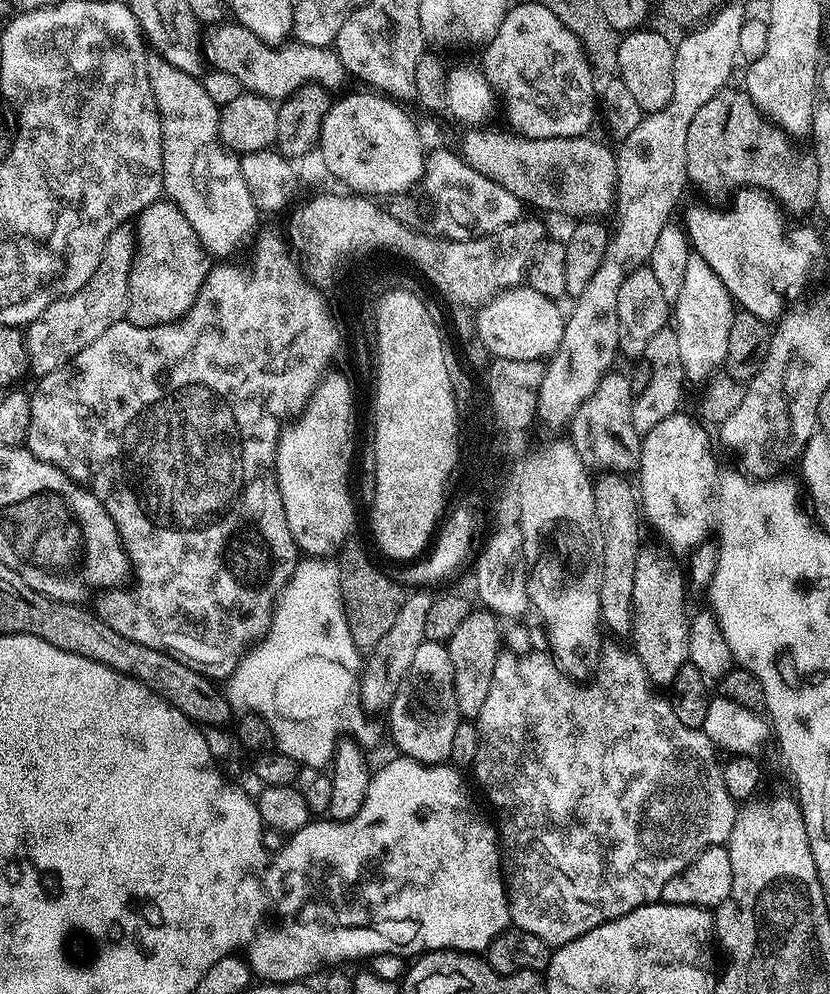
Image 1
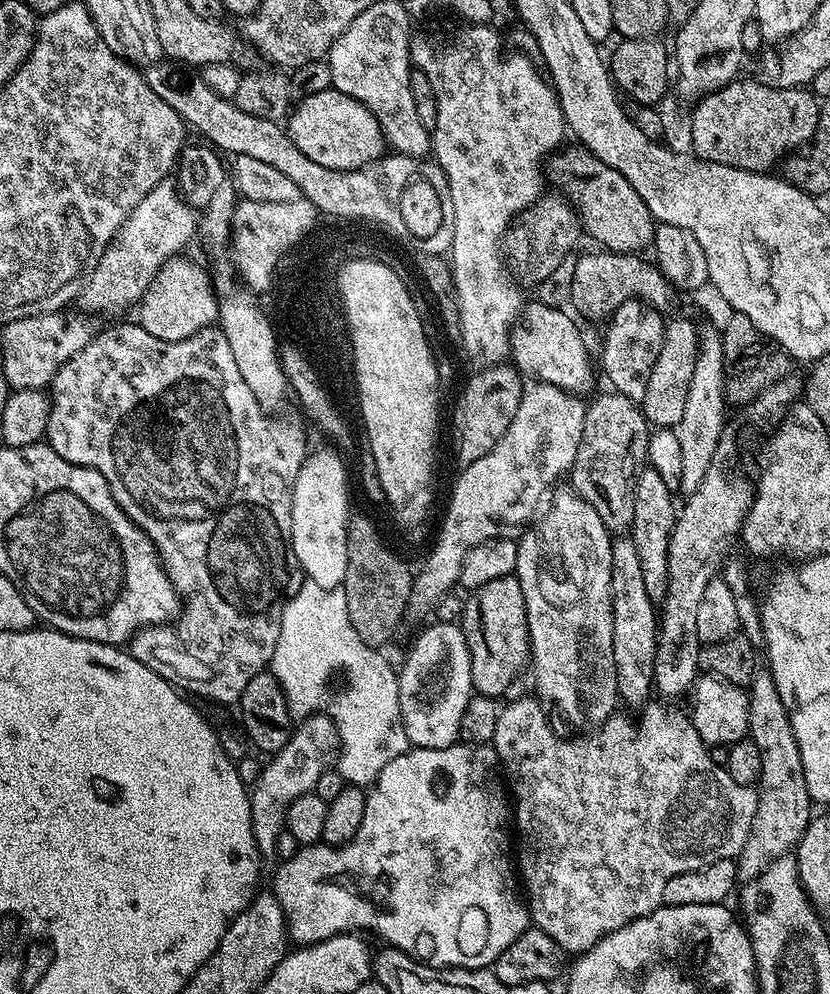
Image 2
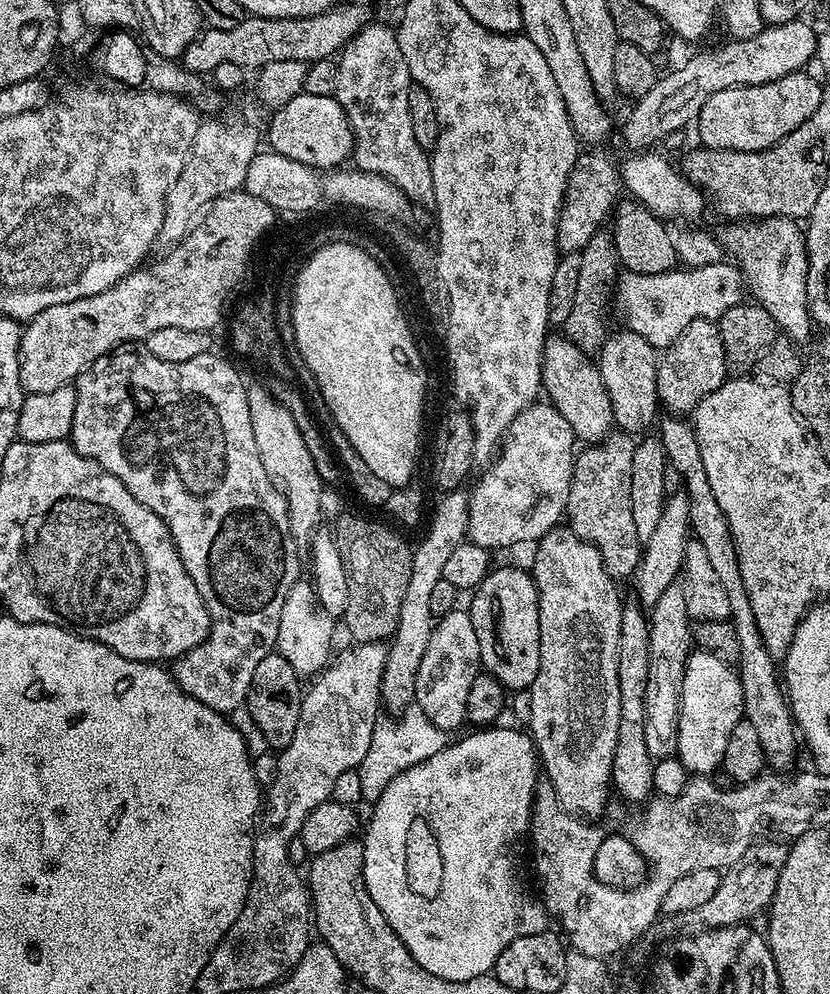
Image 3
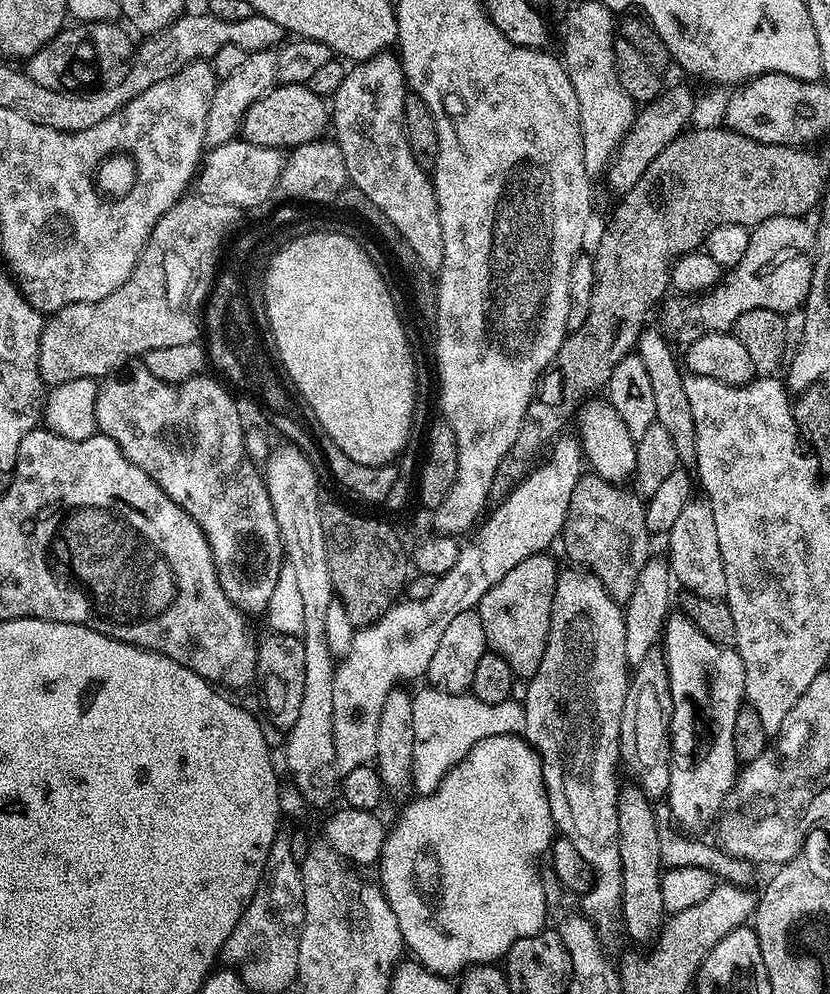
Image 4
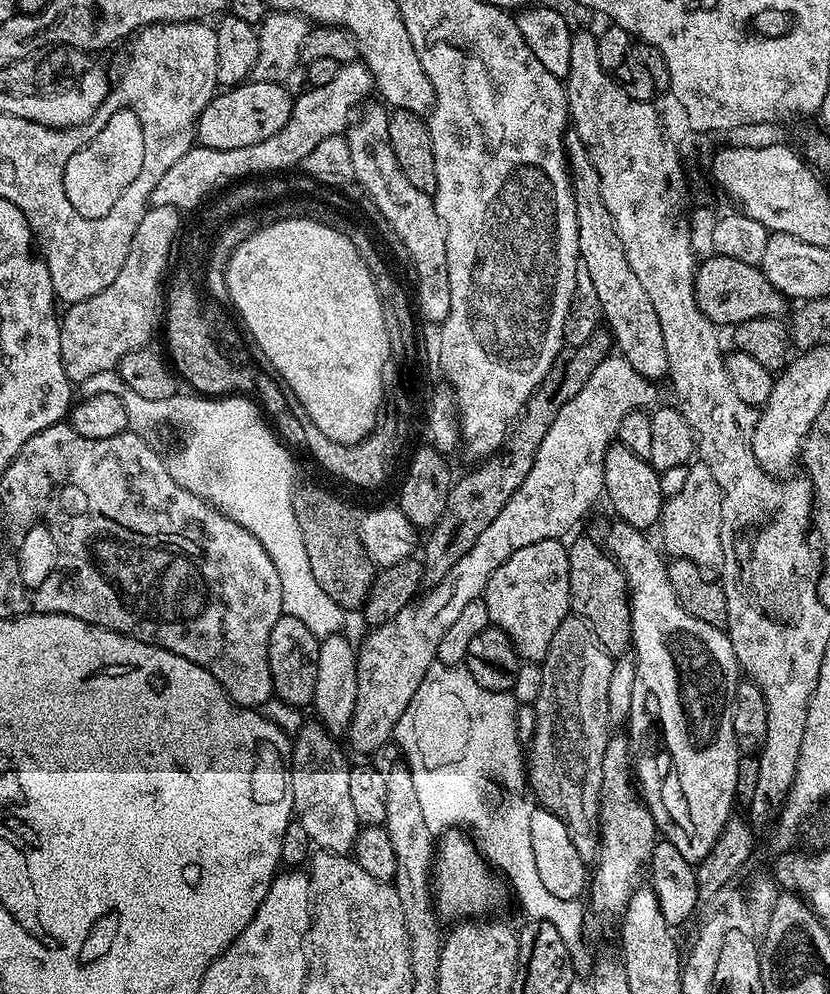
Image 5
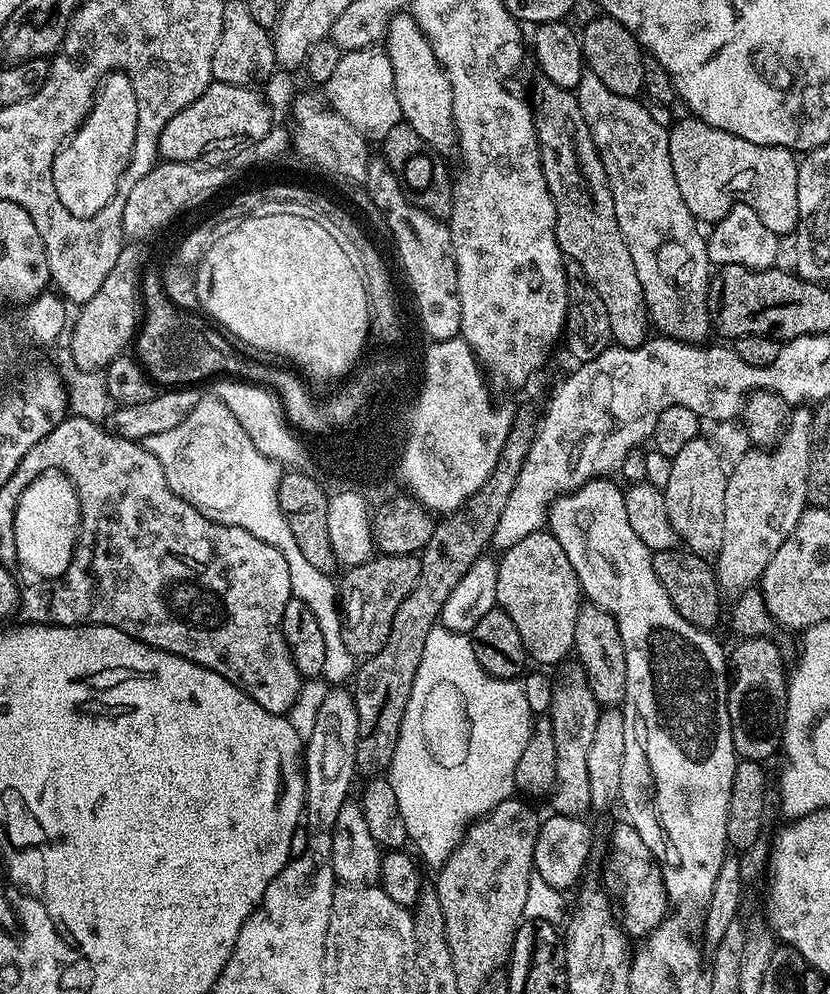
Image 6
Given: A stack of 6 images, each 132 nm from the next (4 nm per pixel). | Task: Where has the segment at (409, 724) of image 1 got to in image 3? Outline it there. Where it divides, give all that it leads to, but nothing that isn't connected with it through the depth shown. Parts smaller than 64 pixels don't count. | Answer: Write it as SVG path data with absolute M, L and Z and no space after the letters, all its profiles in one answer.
M457 610L439 617L426 646L426 654L422 654L422 662L418 666L415 707L435 728L445 734L451 733L451 728L465 723L470 682L474 682L480 667L478 634L474 634L474 622L467 611Z

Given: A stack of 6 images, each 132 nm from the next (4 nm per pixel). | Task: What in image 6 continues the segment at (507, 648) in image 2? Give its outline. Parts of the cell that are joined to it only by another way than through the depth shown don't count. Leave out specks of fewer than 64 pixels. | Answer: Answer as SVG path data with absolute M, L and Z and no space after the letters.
M541 530L534 534L526 534L522 542L514 542L514 546L503 549L499 557L496 573L498 582L496 583L496 603L514 621L514 626L518 626L518 635L524 643L525 653L532 656L540 664L556 664L559 660L567 661L573 651L574 626L578 620L578 610L582 603L582 593L580 583L574 574L574 566L570 566L570 558L566 558L566 550L558 546L558 538L554 538L552 533Z

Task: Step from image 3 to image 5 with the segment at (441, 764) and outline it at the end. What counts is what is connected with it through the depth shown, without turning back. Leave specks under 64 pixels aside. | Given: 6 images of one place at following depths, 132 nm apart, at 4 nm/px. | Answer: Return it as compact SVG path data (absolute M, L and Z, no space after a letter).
M449 830L439 837L432 862L432 895L437 917L451 922L461 918L480 918L500 898L500 884L492 877L493 869L482 855L475 839L460 830Z

